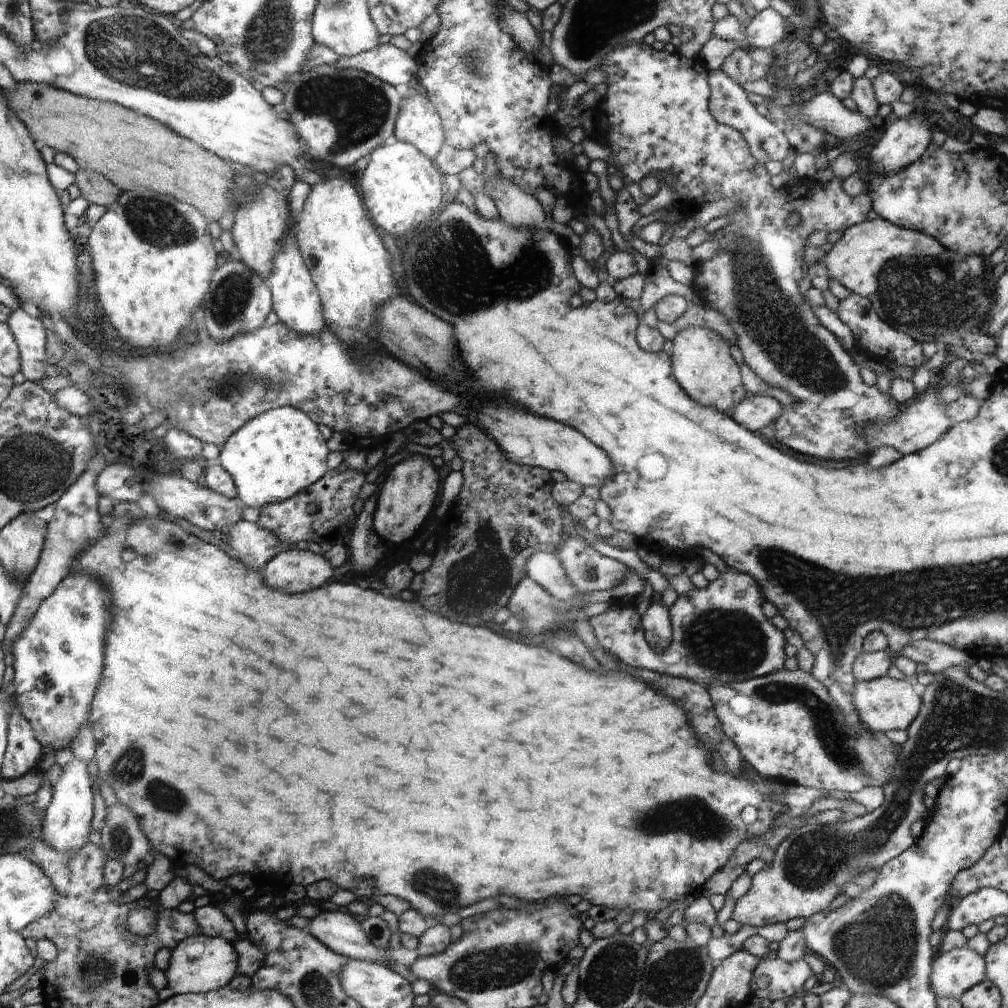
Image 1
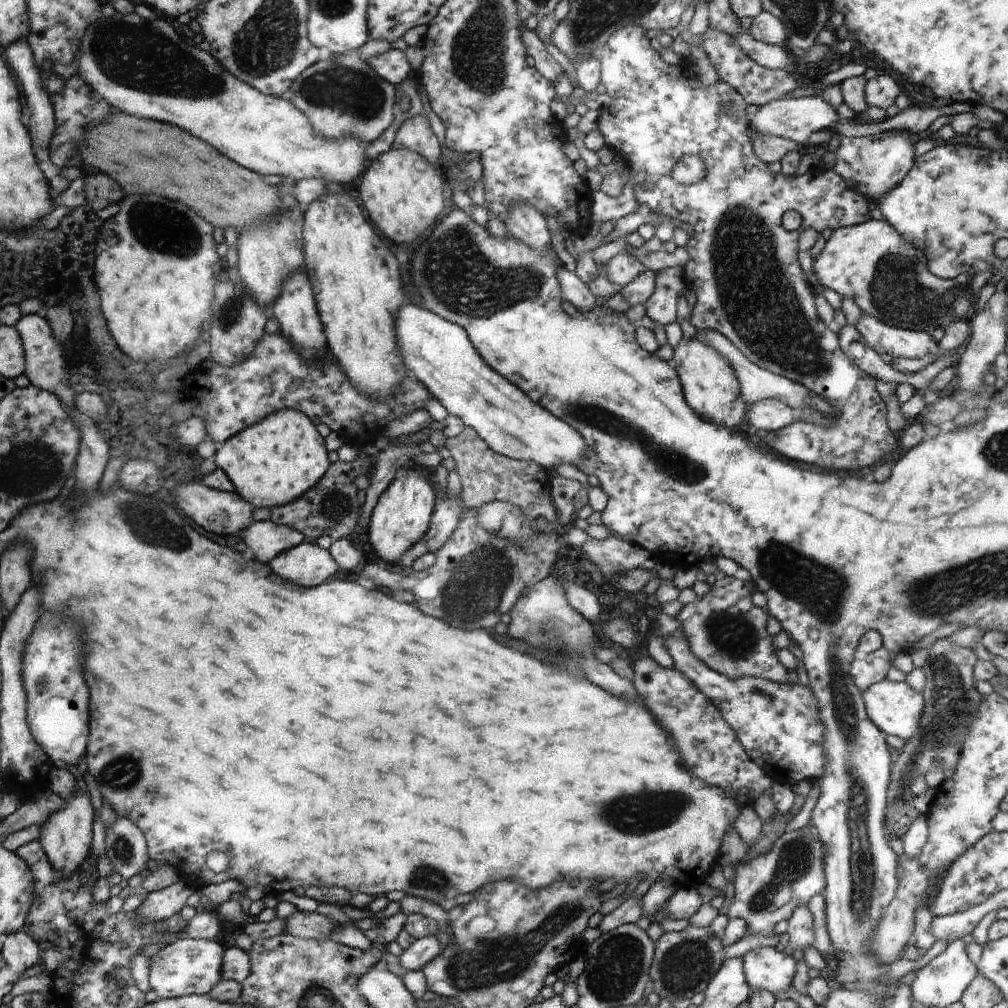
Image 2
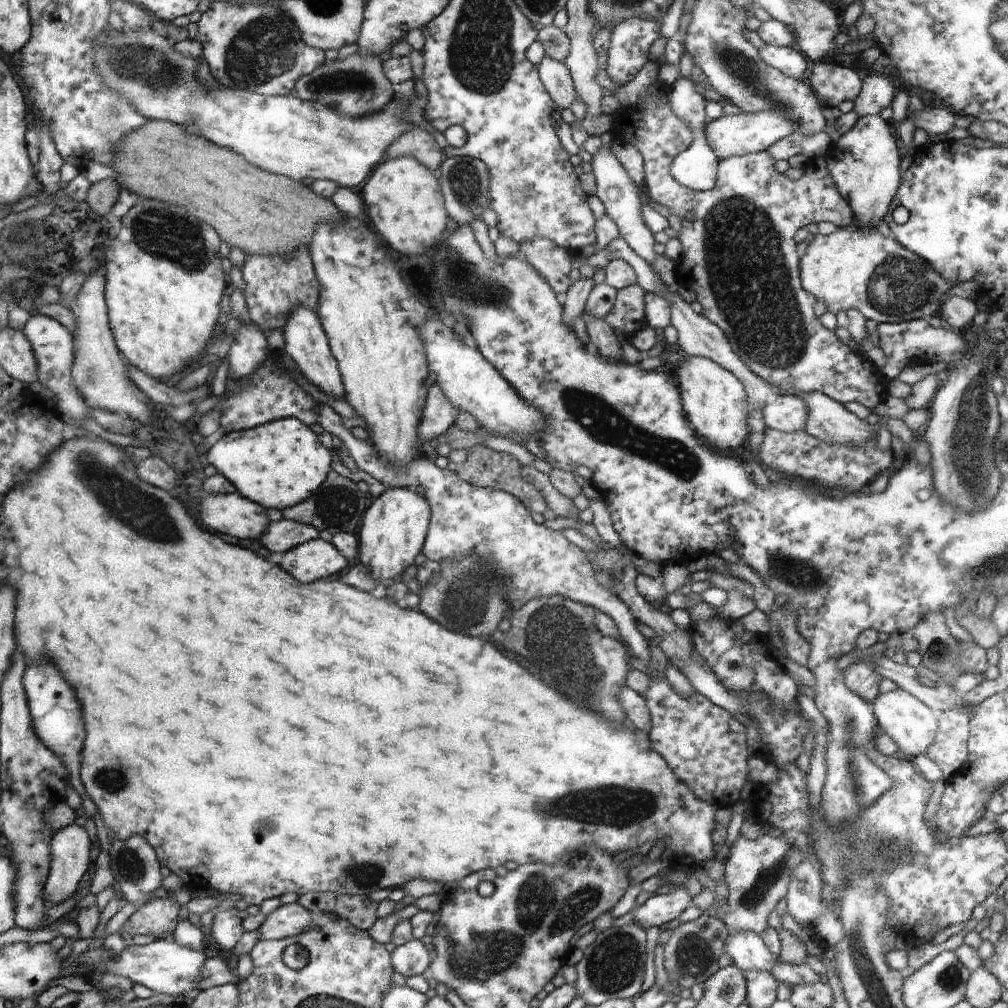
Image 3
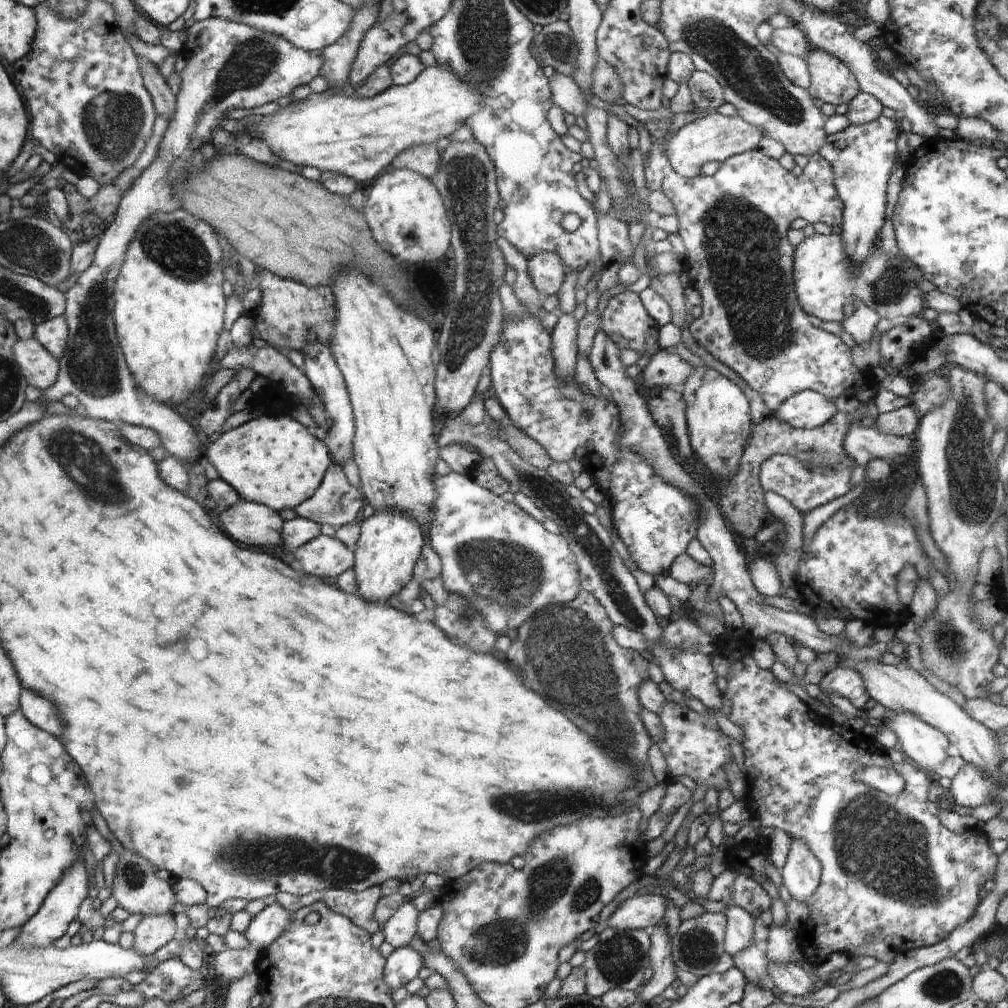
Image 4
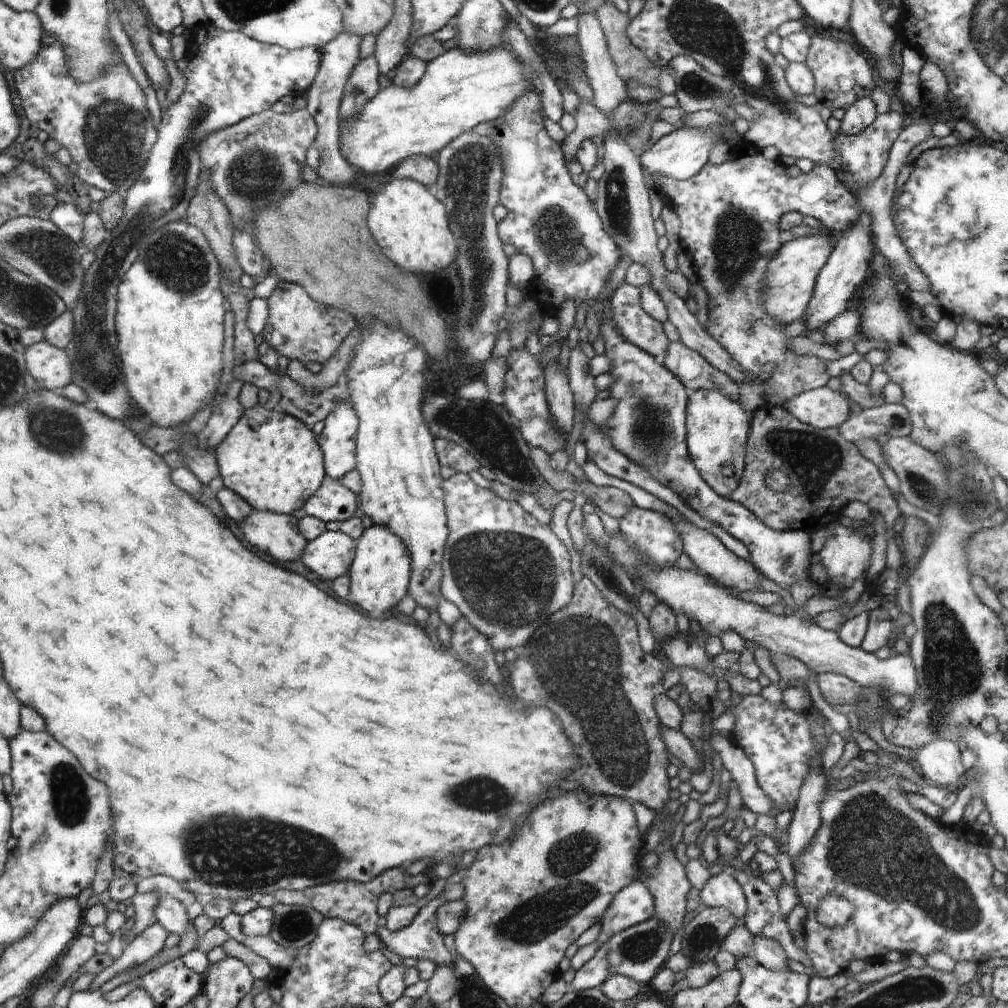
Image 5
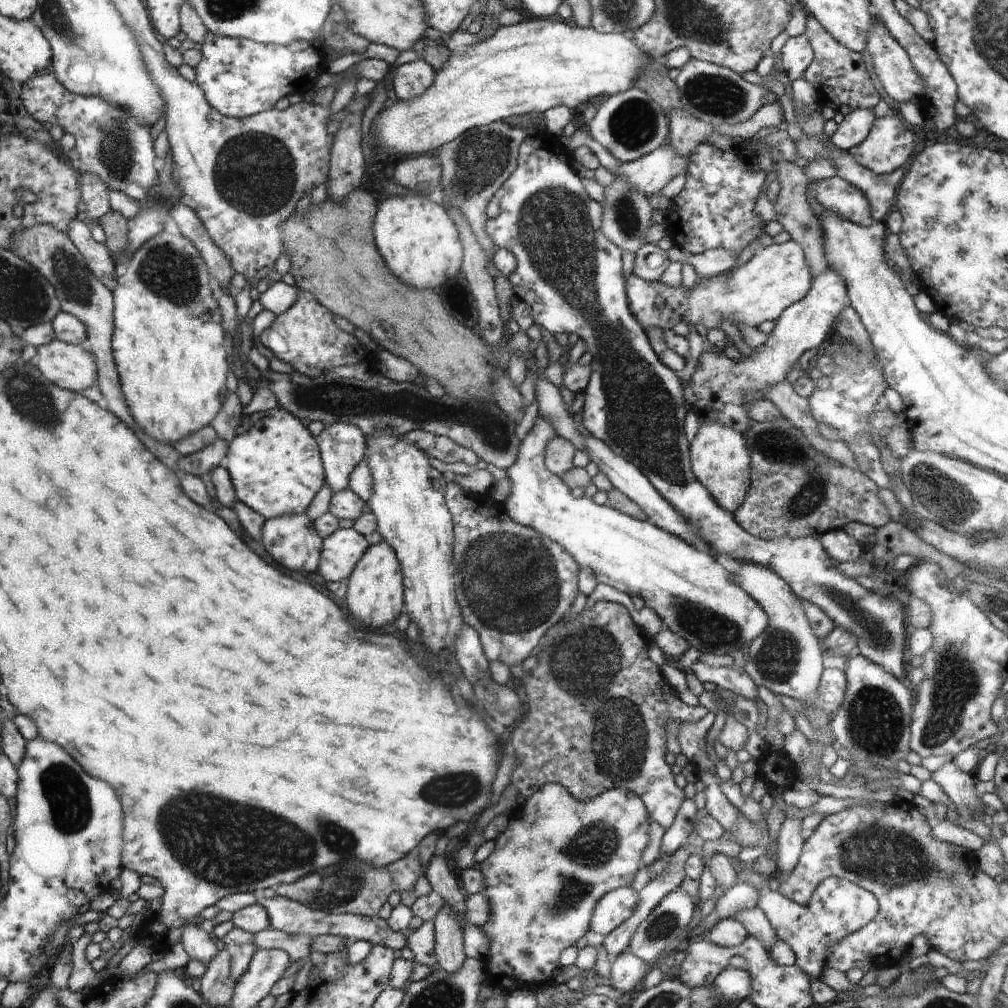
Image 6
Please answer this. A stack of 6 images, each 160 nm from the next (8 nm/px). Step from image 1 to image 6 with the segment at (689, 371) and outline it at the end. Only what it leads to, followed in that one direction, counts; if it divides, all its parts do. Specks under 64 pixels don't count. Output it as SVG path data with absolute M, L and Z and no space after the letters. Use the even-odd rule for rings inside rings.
M718 423L700 425L689 455L695 477L720 507L733 514L744 502L751 483L751 456L744 435Z

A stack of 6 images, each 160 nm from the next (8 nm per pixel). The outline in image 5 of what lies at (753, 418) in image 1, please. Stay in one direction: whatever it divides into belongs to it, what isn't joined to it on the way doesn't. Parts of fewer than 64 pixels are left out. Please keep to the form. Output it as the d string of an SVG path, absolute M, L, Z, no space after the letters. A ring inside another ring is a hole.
M828 386L800 392L783 404L798 422L818 429L840 427L852 413L850 400Z

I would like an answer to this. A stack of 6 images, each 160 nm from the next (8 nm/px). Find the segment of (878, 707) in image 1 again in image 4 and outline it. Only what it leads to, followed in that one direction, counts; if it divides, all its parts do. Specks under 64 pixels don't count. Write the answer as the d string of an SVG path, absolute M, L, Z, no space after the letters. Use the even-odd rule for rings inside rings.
M888 713L883 726L894 731L898 737L898 748L927 775L932 776L932 769L942 765L951 755L952 748L948 738L916 716Z

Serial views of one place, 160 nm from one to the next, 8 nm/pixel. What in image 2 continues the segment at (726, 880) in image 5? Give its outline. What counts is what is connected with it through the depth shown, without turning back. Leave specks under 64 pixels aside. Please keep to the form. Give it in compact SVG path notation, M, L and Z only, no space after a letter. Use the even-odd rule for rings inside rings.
M762 947L748 952L744 960L744 975L752 992L766 990L776 996L792 988L798 968L792 955L787 956L773 947Z

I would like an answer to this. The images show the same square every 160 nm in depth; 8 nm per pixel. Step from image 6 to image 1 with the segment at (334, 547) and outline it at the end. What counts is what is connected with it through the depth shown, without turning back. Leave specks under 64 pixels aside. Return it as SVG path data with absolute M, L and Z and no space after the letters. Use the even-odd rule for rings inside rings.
M284 549L260 571L266 586L290 594L320 588L333 580L333 567L309 550Z

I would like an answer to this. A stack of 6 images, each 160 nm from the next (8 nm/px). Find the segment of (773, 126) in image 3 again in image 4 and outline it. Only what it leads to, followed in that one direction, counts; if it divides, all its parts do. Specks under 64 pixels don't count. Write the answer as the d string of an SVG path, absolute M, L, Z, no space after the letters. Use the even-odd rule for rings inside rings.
M714 112L682 126L678 132L666 137L664 154L668 156L675 172L682 177L693 178L700 175L700 168L706 162L722 163L732 156L758 149L760 140L764 137L766 134L762 132L762 128L742 120L740 116L723 116Z

